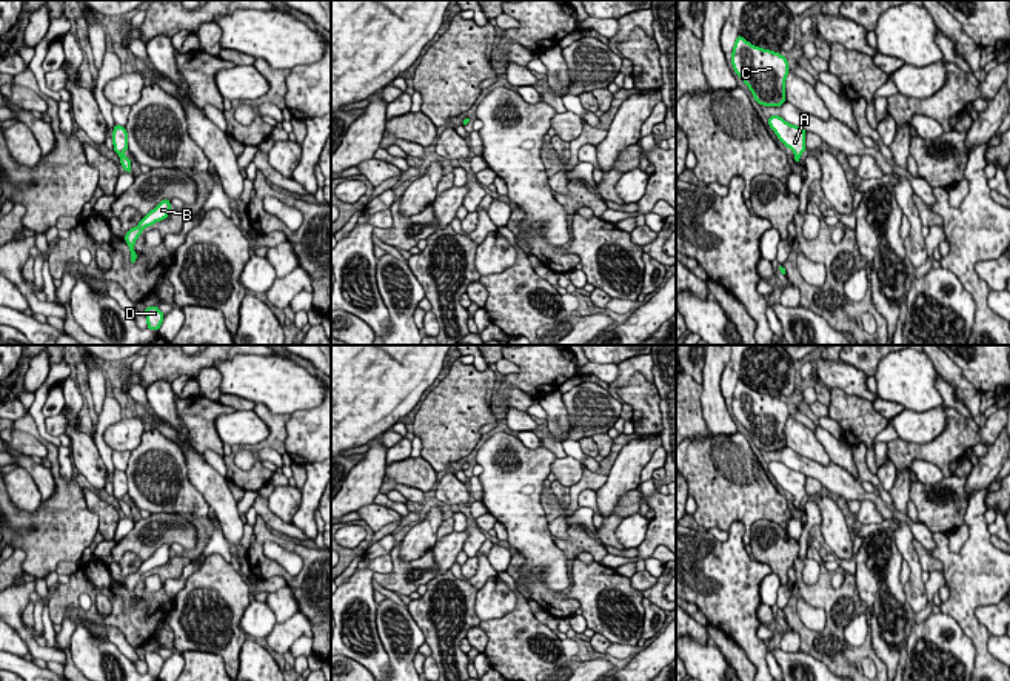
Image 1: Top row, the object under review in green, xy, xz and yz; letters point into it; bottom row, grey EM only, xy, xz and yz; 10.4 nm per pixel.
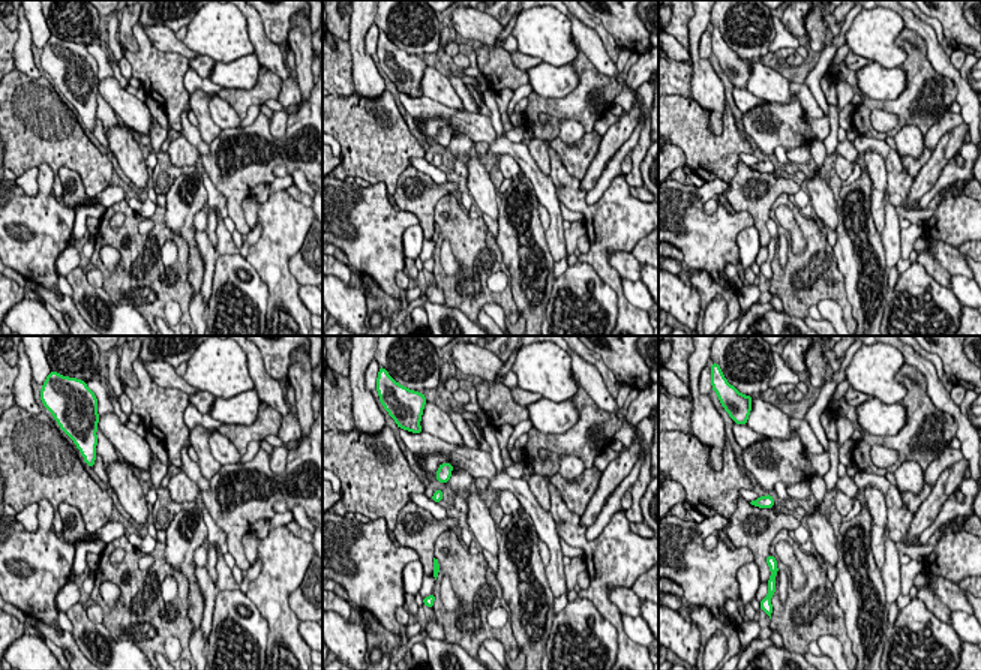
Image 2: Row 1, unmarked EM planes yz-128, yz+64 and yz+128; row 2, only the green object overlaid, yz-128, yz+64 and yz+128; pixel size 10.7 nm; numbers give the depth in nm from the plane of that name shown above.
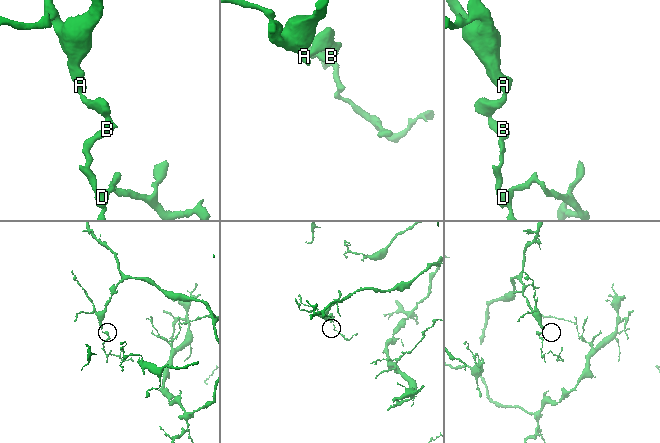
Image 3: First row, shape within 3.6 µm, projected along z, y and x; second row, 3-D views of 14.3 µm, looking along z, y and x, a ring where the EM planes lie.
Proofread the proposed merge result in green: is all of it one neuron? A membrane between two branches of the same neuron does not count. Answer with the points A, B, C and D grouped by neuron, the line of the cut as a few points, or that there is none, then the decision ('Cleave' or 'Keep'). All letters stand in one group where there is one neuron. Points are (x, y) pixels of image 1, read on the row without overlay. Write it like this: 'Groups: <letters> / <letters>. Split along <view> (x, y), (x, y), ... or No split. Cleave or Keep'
Groups: A B C D. No split. Keep

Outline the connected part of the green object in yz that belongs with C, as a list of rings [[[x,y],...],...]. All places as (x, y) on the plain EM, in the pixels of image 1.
[[[739,379],[731,398],[731,410],[759,450],[781,451],[787,447],[785,424],[790,413],[779,398],[758,393]]]

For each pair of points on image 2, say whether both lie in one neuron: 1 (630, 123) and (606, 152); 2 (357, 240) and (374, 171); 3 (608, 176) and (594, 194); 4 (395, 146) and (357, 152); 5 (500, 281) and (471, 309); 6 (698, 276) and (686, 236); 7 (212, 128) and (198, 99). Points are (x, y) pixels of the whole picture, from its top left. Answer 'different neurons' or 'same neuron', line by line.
1: same neuron
2: different neurons
3: same neuron
4: same neuron
5: different neurons
6: different neurons
7: same neuron

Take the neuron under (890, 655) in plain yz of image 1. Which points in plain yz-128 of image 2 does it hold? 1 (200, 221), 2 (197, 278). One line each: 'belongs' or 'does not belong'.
1: does not belong
2: belongs

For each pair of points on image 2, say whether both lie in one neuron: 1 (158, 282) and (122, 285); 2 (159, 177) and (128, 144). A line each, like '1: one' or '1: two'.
1: one
2: two

